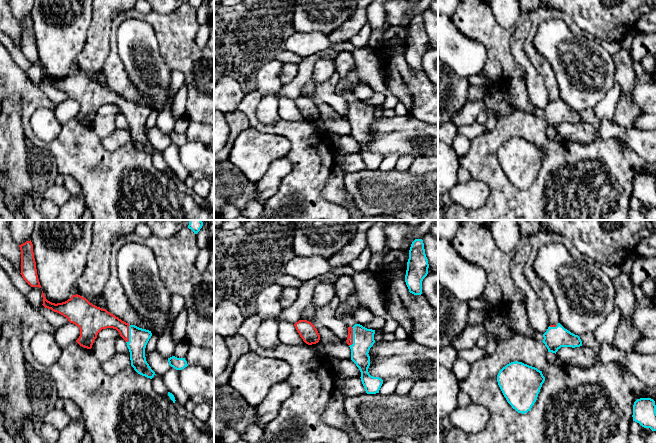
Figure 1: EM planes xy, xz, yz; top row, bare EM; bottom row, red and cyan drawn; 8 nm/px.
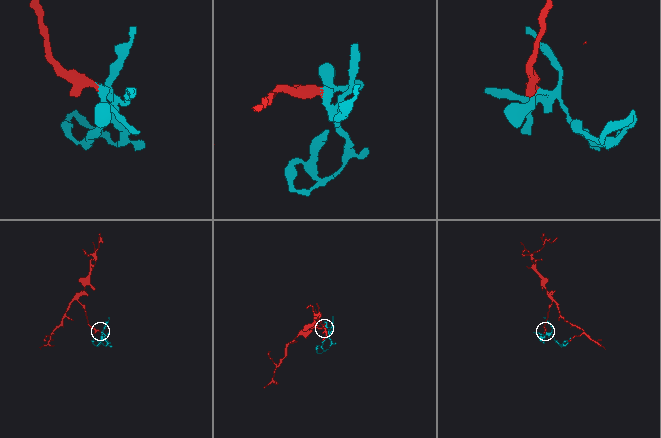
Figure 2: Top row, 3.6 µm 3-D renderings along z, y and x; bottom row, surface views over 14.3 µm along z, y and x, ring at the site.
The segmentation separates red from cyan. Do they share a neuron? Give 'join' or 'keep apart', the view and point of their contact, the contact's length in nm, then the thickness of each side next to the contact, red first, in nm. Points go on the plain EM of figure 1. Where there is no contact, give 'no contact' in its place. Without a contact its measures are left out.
join; meets red in xz at (352, 113); contact 160 nm long; 50 nm thick on the red side, 180 nm on the other

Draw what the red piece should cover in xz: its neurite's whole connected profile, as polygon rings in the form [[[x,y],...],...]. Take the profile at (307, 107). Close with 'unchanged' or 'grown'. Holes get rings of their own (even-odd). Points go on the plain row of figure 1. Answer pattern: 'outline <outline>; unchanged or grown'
outline [[[299,96],[294,100],[297,108],[303,117],[308,120],[316,120],[320,116],[320,111],[315,102],[307,96]]]; unchanged

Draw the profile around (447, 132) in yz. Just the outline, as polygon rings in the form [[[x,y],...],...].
[[[444,123],[438,126],[438,138],[447,145],[452,146],[453,141],[459,137],[457,127],[452,123]]]

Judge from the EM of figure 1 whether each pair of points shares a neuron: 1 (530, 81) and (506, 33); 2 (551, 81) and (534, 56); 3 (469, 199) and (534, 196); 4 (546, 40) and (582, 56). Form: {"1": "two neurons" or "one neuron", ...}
{"1": "two neurons", "2": "one neuron", "3": "two neurons", "4": "one neuron"}

